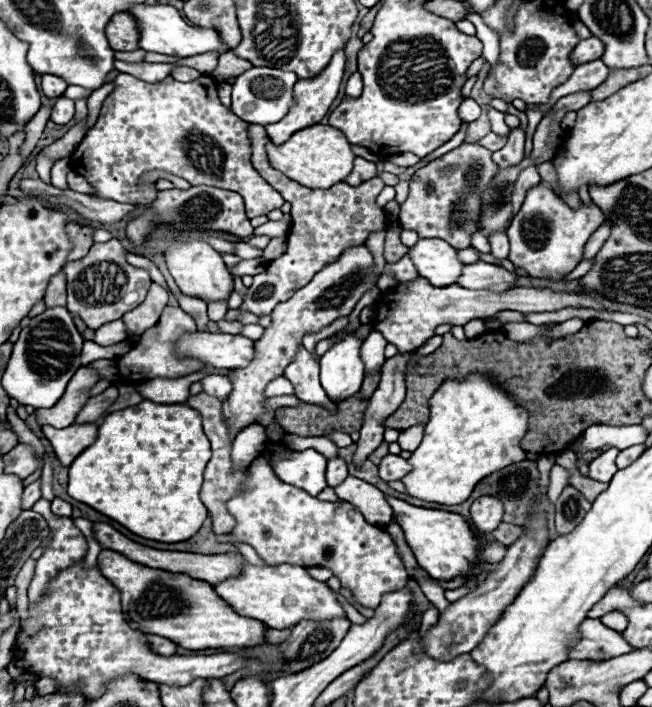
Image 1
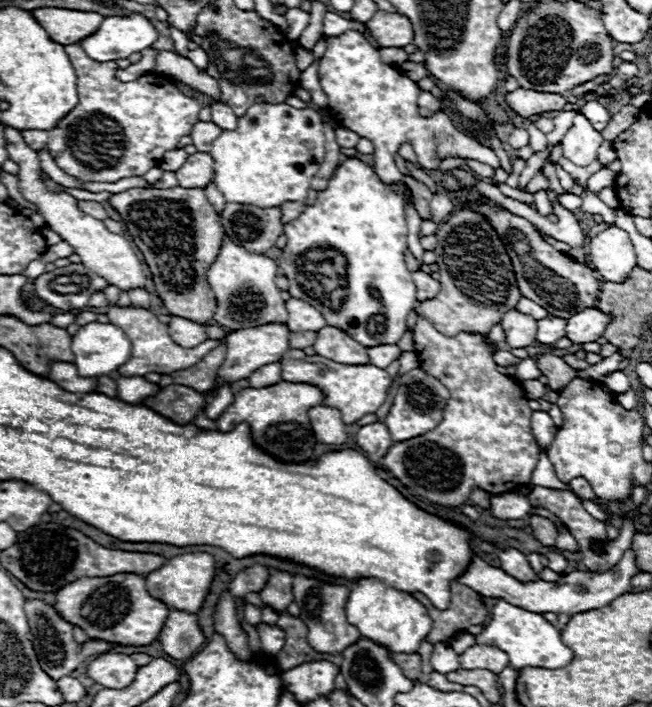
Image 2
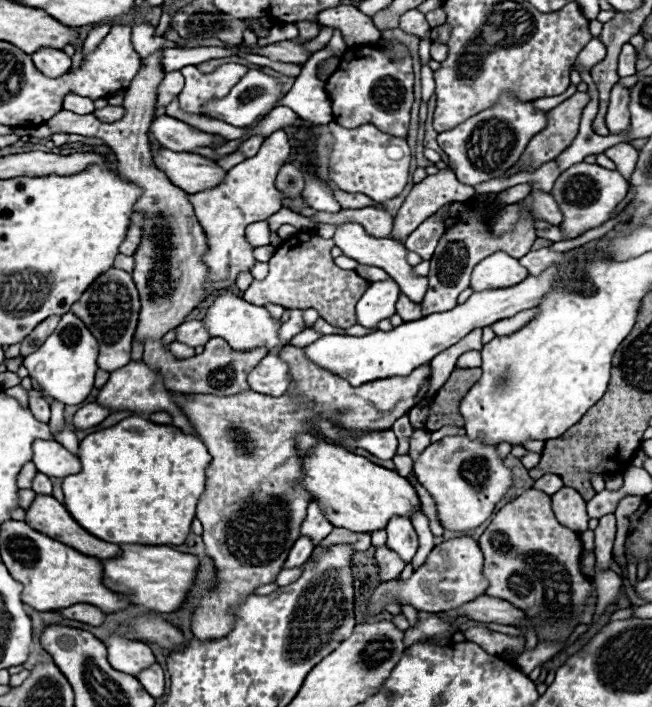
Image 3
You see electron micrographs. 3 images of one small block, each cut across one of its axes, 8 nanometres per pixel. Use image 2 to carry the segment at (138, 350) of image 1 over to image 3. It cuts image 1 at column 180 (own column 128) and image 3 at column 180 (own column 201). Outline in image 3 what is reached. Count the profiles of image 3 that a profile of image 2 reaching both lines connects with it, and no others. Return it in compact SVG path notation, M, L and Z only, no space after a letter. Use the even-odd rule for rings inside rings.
M172 342L170 344L170 352L178 358L178 360L184 360L184 358L192 358L196 352L194 352L194 348L190 348L190 346L184 346L184 344L180 344L180 342Z

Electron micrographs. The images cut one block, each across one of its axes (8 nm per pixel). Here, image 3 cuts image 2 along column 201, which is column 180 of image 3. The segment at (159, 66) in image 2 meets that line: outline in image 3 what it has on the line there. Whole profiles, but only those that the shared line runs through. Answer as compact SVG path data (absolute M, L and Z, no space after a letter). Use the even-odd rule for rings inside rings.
M180 70L166 72L166 76L158 88L158 106L168 106L170 100L174 96L178 96L182 88L184 88L184 76L180 74Z

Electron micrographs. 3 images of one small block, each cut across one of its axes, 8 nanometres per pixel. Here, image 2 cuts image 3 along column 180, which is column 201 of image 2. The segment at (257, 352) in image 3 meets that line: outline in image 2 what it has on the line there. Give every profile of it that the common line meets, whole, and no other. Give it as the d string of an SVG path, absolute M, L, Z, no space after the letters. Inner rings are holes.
M224 344L216 350L212 350L208 356L204 356L198 364L186 368L186 370L178 370L172 374L174 384L184 384L194 388L196 392L208 392L212 388L212 382L216 378L216 370L220 368L224 360Z

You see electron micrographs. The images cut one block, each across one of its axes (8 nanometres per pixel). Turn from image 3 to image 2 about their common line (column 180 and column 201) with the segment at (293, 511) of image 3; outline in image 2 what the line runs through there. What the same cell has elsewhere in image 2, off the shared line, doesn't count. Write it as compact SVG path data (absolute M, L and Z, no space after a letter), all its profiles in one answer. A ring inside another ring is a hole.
M170 384L166 388L160 388L158 394L144 404L176 424L190 424L204 408L204 394L188 386Z

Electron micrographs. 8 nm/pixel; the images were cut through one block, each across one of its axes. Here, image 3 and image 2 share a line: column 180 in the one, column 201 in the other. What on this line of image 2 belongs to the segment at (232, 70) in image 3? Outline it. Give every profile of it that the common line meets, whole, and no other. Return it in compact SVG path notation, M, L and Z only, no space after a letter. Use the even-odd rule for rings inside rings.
M70 44L64 48L72 60L72 66L76 70L78 78L78 96L80 104L64 118L60 120L58 128L52 132L40 132L40 130L28 130L22 132L26 144L40 152L44 146L50 148L50 154L54 162L70 176L76 176L80 180L106 180L114 182L128 176L144 176L150 168L158 166L164 152L176 150L182 136L188 136L198 122L198 112L204 106L212 106L212 98L192 90L192 94L180 92L172 80L156 74L146 74L140 78L140 82L120 82L114 78L114 72L118 70L116 62L112 64L96 64L96 60L88 60L84 56L84 50L78 44Z

